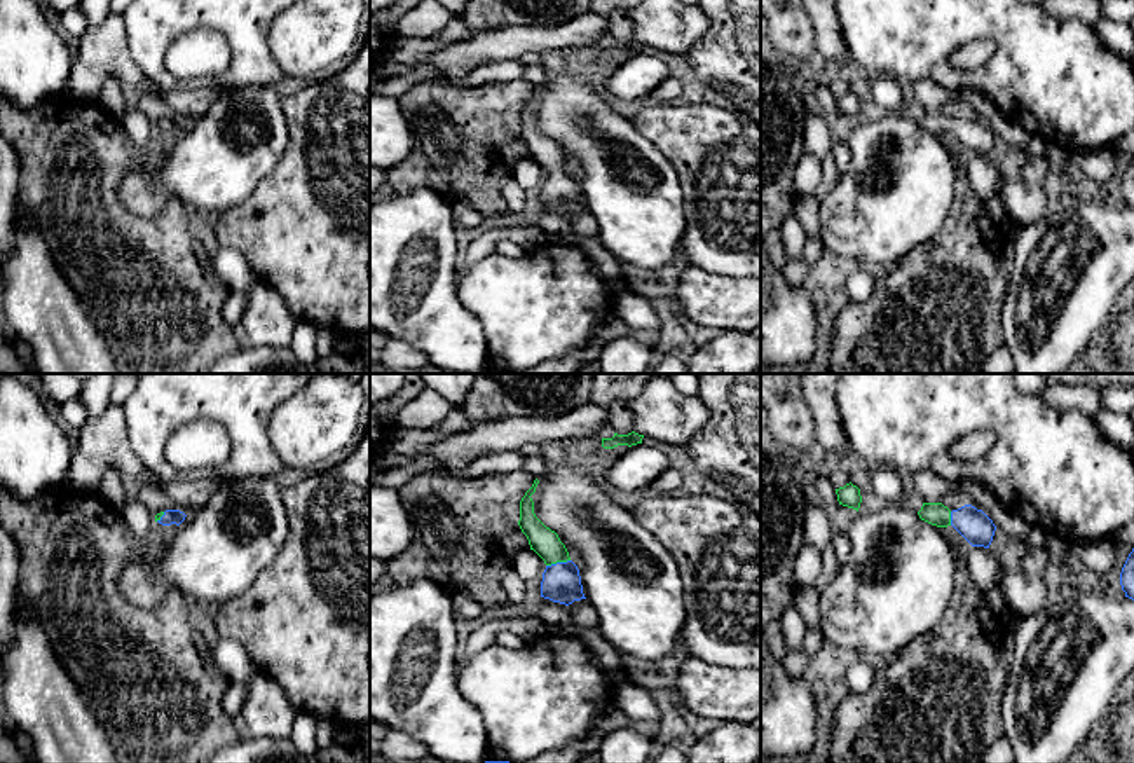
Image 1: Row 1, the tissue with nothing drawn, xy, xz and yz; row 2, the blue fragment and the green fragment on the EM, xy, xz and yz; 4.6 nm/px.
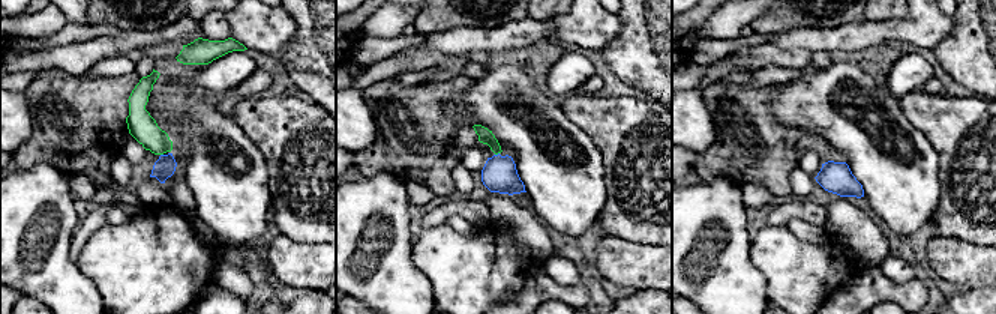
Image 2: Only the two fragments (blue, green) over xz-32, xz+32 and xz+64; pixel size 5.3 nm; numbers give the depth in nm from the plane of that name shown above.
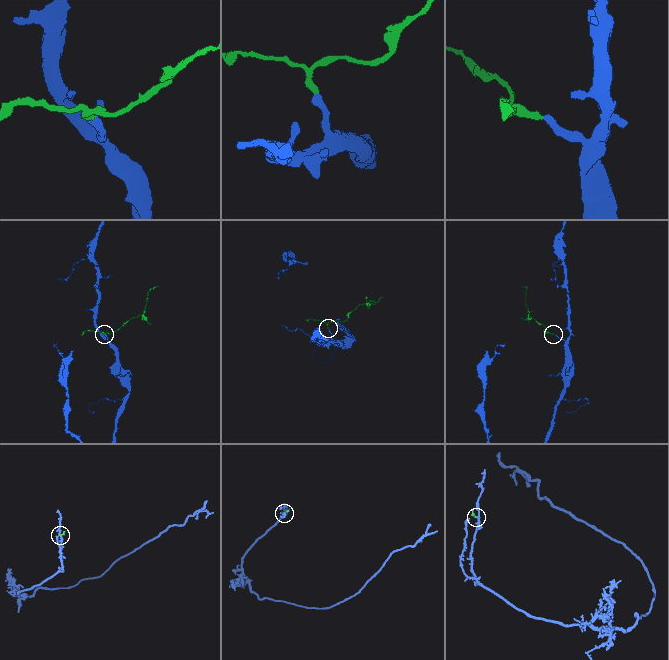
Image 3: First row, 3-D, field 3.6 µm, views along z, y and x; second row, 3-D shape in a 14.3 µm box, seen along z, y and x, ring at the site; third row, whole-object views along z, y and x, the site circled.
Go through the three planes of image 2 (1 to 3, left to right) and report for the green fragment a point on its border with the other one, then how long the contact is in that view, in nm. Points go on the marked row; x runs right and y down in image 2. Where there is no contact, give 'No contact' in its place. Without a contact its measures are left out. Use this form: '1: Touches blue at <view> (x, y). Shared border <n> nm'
1: No contact
2: Touches blue at xz+32 (498, 153). Shared border 30 nm
3: No contact

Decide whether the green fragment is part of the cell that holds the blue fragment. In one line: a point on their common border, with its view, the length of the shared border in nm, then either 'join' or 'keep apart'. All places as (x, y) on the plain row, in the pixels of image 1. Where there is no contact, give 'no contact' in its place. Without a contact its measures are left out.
xz (557, 171) | 120 nm | join

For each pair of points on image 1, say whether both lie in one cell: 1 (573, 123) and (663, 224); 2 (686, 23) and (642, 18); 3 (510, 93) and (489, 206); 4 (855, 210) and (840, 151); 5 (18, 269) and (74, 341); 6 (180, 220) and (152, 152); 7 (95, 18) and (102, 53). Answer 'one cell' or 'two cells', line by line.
1: one cell
2: one cell
3: one cell
4: two cells
5: one cell
6: one cell
7: two cells

